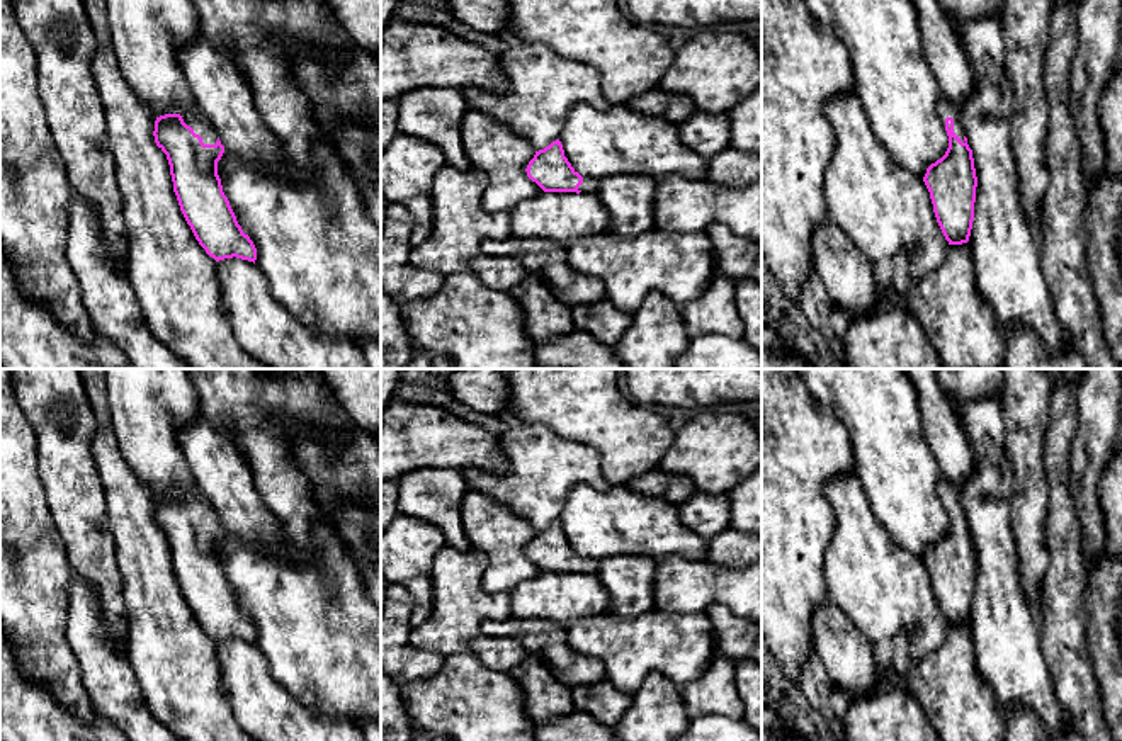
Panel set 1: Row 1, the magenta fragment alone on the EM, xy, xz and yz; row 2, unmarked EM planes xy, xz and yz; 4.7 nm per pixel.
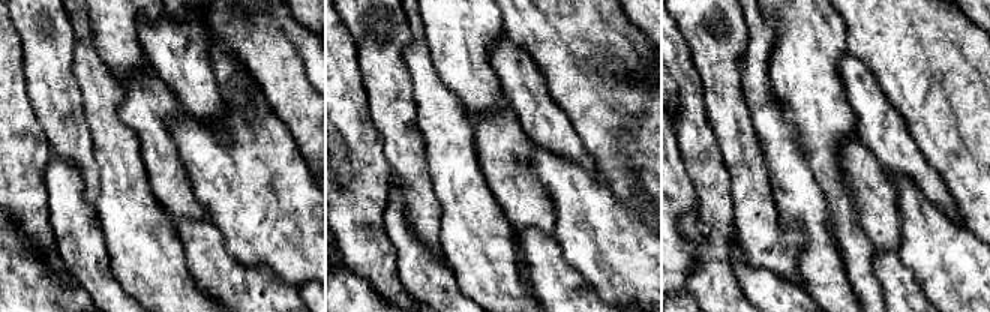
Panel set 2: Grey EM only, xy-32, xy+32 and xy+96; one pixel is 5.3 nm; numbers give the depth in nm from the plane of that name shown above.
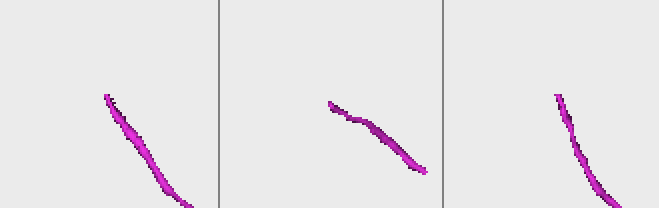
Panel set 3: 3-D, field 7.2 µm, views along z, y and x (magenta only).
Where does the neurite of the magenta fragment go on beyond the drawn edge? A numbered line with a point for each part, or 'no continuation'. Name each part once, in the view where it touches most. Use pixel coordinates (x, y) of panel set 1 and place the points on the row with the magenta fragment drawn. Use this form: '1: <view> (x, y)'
1: yz (884, 209)

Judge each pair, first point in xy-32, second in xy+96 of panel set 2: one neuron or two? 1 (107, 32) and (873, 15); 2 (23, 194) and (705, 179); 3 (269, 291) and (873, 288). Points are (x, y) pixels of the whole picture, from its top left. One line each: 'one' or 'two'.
1: two
2: one
3: two

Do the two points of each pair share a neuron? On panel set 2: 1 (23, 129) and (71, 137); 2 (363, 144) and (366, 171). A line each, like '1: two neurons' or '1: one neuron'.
1: two neurons
2: one neuron

